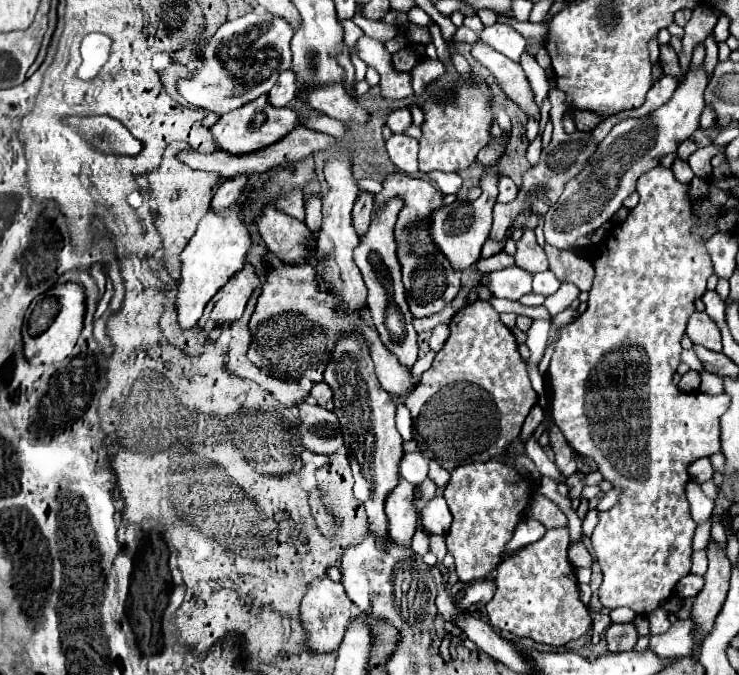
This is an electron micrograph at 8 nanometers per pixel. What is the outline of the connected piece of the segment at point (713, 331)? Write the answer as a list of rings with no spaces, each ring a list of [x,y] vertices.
[[[693,313],[687,323],[687,335],[695,345],[703,345],[713,351],[721,351],[721,333],[715,321],[707,313]]]

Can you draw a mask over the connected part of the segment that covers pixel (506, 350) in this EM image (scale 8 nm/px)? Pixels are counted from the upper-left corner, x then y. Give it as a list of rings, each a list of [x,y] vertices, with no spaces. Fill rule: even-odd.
[[[475,301],[459,309],[449,327],[451,335],[447,343],[435,355],[433,365],[423,373],[419,387],[415,387],[405,401],[413,417],[413,437],[421,449],[421,455],[433,459],[447,471],[465,463],[501,457],[519,437],[525,417],[537,405],[537,393],[531,387],[527,367],[517,351],[517,341],[487,301]]]

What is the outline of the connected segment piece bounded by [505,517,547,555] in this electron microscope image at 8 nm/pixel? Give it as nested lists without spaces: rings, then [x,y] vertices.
[[[525,517],[525,519],[517,525],[517,529],[515,529],[511,541],[505,545],[505,553],[509,555],[509,553],[513,553],[513,551],[525,547],[527,543],[533,543],[535,539],[541,539],[545,531],[547,531],[547,529],[545,529],[543,525],[539,525],[539,521],[531,519],[531,517]]]

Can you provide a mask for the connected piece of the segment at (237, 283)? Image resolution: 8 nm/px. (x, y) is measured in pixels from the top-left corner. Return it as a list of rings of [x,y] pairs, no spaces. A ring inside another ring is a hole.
[[[245,265],[243,271],[231,277],[229,285],[225,285],[205,307],[203,317],[199,319],[199,329],[207,329],[207,325],[231,325],[235,323],[245,309],[247,299],[251,297],[253,289],[259,285],[259,277],[251,265]]]

